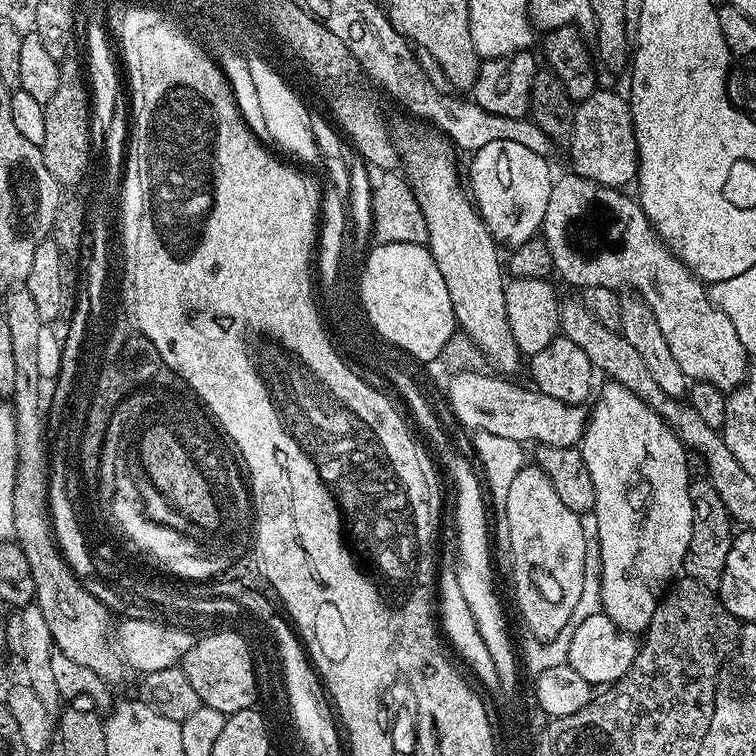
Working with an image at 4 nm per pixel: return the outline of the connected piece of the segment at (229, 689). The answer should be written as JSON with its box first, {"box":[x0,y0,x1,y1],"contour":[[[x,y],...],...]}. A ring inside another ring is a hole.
{"box":[182,630,256,714],"contour":[[[218,630],[213,636],[197,639],[184,656],[182,667],[194,686],[201,705],[225,714],[253,707],[256,701],[256,664],[252,661],[249,641],[238,634]]]}

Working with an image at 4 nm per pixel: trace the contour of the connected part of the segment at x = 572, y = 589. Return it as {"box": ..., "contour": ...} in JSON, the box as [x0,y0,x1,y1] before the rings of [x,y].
{"box":[506,466,590,641],"contour":[[[537,466],[518,470],[514,482],[510,482],[510,495],[506,497],[506,517],[510,522],[511,553],[514,554],[514,570],[510,577],[516,583],[516,606],[529,633],[543,641],[550,641],[571,618],[574,606],[581,597],[582,576],[586,566],[586,554],[590,536],[584,533],[584,520],[558,498],[550,478]]]}

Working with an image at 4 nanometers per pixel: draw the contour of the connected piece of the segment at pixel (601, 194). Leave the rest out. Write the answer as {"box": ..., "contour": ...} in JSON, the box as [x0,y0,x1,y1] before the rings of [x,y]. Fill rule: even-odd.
{"box":[542,174,750,394],"contour":[[[567,174],[553,183],[550,190],[550,202],[546,202],[546,214],[544,215],[544,227],[542,229],[542,239],[548,244],[548,249],[552,255],[552,266],[555,275],[561,276],[568,284],[573,284],[577,290],[585,288],[593,288],[594,286],[602,286],[603,288],[614,288],[617,290],[625,289],[631,290],[640,299],[646,302],[646,306],[650,306],[650,310],[654,314],[654,318],[658,321],[658,326],[662,329],[662,335],[665,336],[666,342],[670,346],[670,354],[674,354],[674,358],[678,361],[678,366],[682,366],[682,374],[688,376],[689,381],[695,382],[701,380],[702,382],[710,382],[710,386],[718,386],[726,394],[732,389],[737,388],[740,383],[744,381],[745,375],[750,367],[750,357],[748,352],[742,346],[742,342],[738,338],[738,334],[734,334],[734,326],[730,322],[730,318],[726,318],[726,314],[722,314],[722,310],[718,310],[718,306],[712,304],[712,297],[709,289],[706,287],[705,281],[698,279],[698,277],[681,262],[676,255],[674,255],[667,244],[657,236],[655,230],[652,228],[652,223],[646,218],[646,214],[640,208],[639,199],[627,196],[627,191],[619,188],[607,188],[601,184],[596,184],[592,180],[587,180],[575,174]]]}

